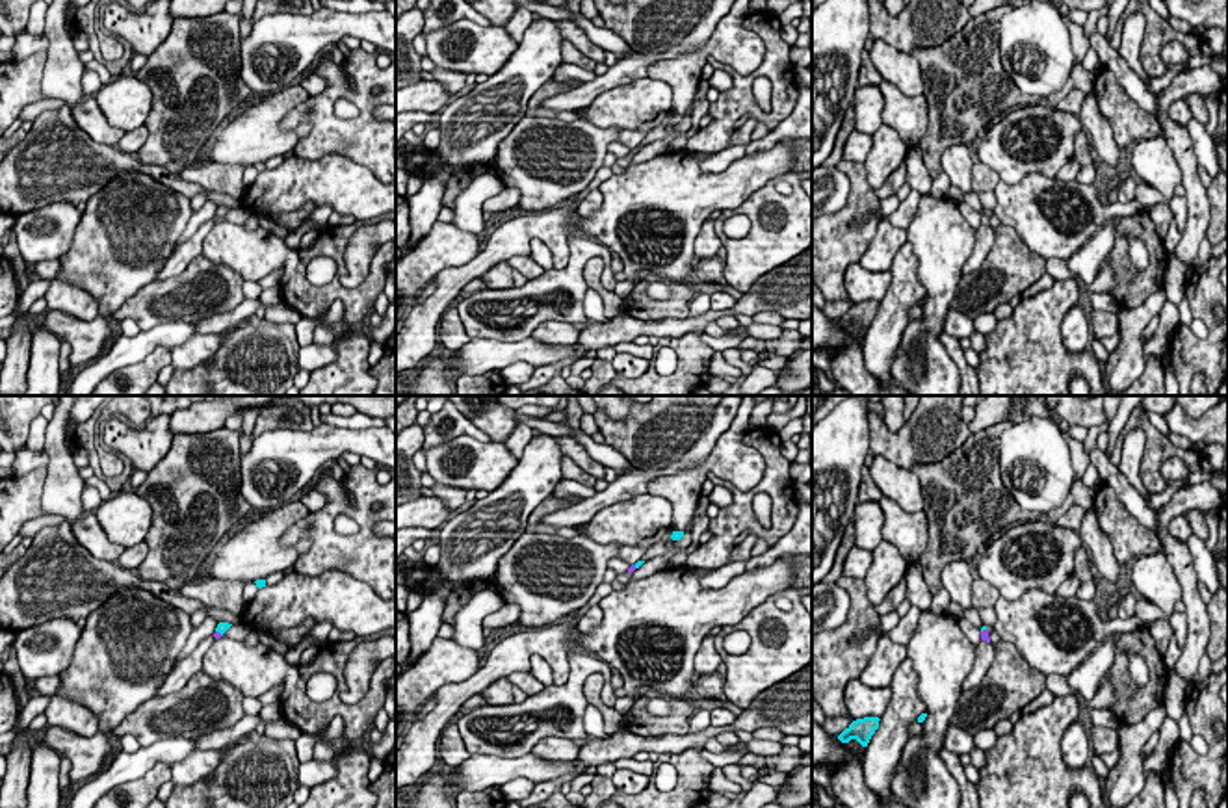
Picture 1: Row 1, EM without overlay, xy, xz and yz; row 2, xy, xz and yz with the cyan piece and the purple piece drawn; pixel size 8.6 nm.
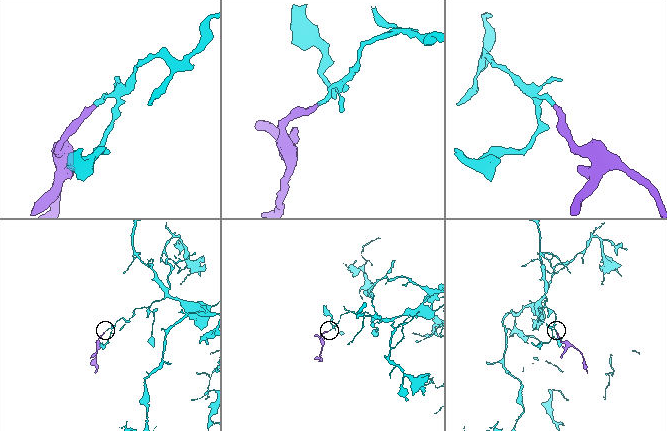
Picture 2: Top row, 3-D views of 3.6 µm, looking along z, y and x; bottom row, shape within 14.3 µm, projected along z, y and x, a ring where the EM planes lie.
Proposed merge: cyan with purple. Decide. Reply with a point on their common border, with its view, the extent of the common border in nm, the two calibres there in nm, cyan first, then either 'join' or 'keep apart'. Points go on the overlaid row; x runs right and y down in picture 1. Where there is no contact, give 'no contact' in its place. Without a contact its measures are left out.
xy (220, 632) | 70 nm | 90/50 nm | join

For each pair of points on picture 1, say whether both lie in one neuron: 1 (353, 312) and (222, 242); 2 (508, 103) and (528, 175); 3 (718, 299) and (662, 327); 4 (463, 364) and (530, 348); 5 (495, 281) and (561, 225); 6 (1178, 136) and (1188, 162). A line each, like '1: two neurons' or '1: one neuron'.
1: one neuron
2: two neurons
3: two neurons
4: one neuron
5: two neurons
6: one neuron

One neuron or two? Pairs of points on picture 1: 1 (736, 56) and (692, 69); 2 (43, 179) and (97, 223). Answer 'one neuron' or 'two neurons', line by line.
1: one neuron
2: two neurons

